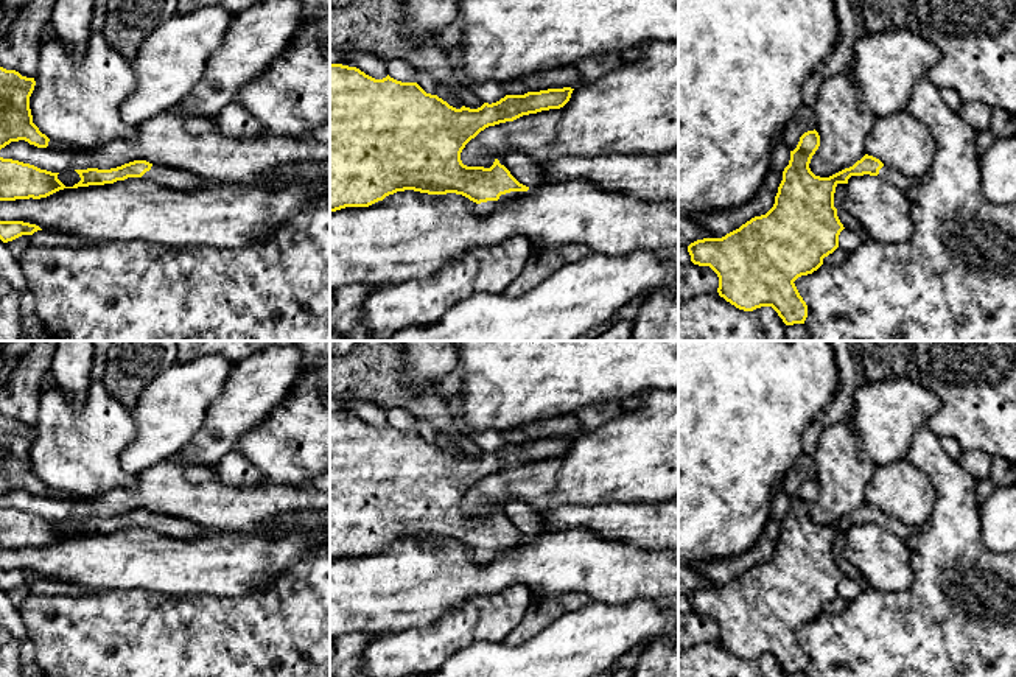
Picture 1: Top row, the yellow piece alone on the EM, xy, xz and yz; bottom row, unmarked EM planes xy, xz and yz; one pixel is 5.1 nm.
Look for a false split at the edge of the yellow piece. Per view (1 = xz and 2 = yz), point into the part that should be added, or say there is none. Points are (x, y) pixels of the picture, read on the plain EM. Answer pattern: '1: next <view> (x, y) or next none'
1: next xz (484, 556)
2: next yz (886, 522)

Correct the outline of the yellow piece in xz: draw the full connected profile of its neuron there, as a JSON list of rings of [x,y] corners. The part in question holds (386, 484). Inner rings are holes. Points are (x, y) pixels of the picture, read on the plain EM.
[[[330,412],[330,562],[345,556],[369,556],[397,540],[414,538],[428,543],[456,542],[478,552],[482,563],[499,552],[526,543],[529,535],[520,532],[510,520],[495,507],[490,517],[467,515],[461,509],[465,493],[481,479],[523,464],[563,456],[574,437],[548,437],[524,444],[506,444],[496,451],[484,451],[478,458],[456,458],[437,444],[426,442],[417,431],[401,431],[389,423],[375,428],[356,416]]]

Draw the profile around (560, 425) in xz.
[[[565,414],[532,420],[526,425],[503,431],[501,437],[506,444],[524,444],[527,440],[540,440],[548,437],[574,437],[580,433],[582,428],[574,414]]]

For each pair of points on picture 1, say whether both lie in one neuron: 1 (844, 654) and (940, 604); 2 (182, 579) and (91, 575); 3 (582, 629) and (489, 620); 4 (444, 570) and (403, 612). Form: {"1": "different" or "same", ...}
{"1": "same", "2": "same", "3": "different", "4": "same"}

